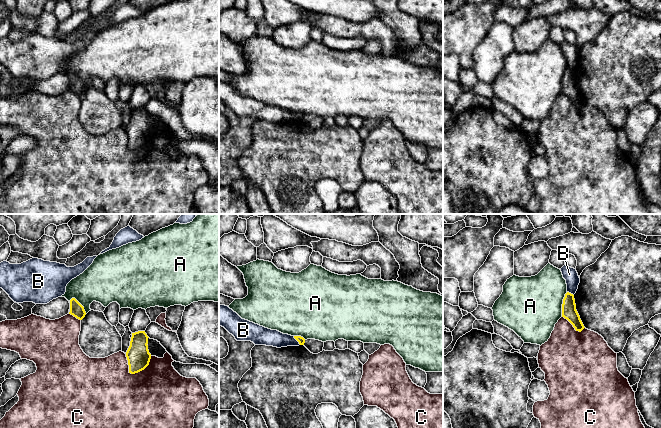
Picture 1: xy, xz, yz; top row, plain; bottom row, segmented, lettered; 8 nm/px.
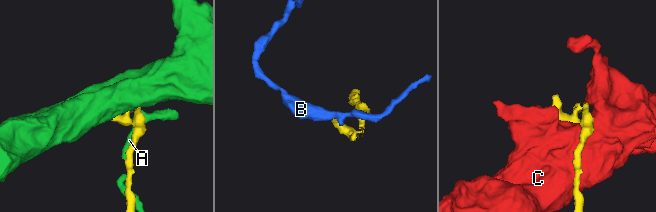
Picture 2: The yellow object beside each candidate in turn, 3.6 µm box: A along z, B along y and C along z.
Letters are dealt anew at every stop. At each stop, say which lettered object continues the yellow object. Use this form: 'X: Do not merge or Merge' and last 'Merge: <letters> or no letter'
A: Do not merge
B: Do not merge
C: Do not merge
Merge: no letter

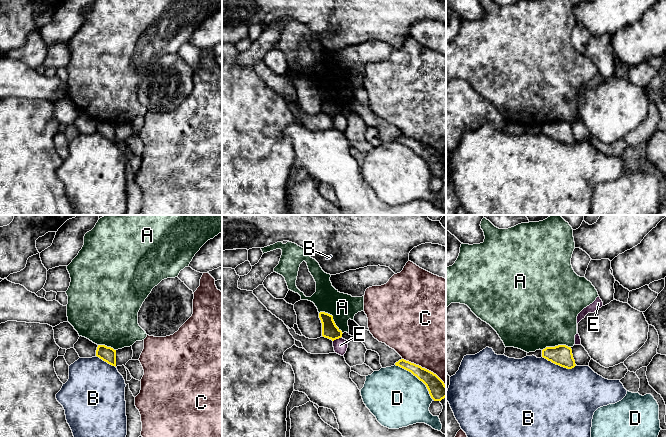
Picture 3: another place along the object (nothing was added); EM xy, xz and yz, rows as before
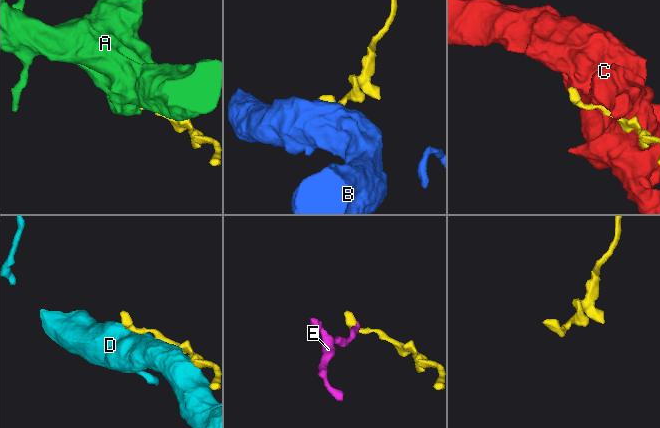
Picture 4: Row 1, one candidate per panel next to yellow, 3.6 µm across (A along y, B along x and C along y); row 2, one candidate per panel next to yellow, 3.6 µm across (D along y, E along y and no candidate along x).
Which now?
A: Do not merge
B: Do not merge
C: Do not merge
D: Do not merge
E: Do not merge
Merge: no letter

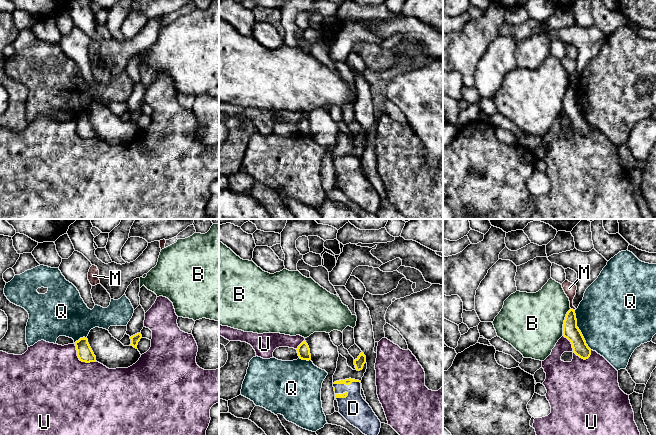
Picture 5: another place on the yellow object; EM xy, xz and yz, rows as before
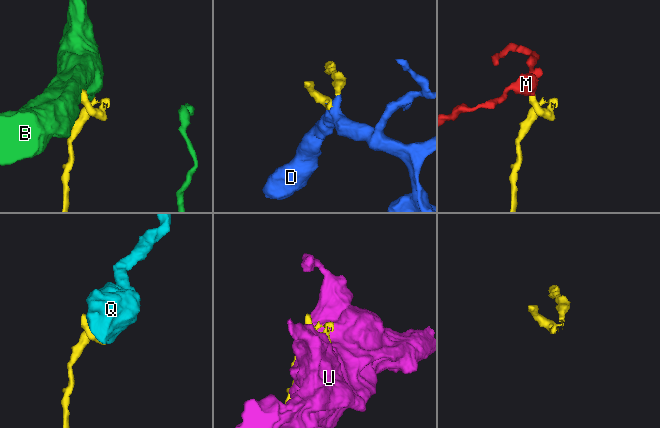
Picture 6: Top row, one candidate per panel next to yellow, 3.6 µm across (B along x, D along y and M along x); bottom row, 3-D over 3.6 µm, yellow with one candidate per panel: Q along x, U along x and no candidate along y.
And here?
B: Do not merge
D: Merge
M: Do not merge
Q: Do not merge
U: Do not merge
Merge: D

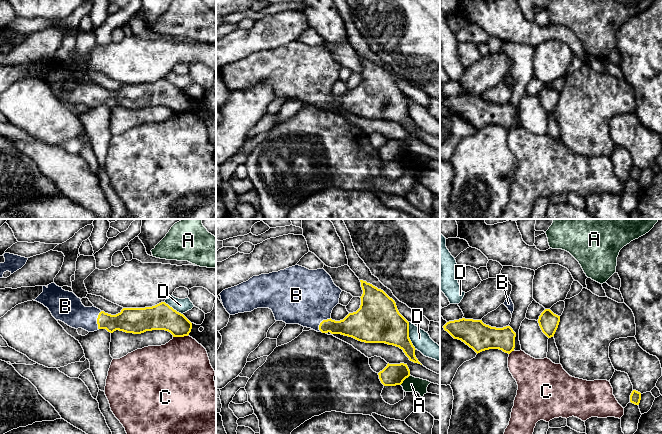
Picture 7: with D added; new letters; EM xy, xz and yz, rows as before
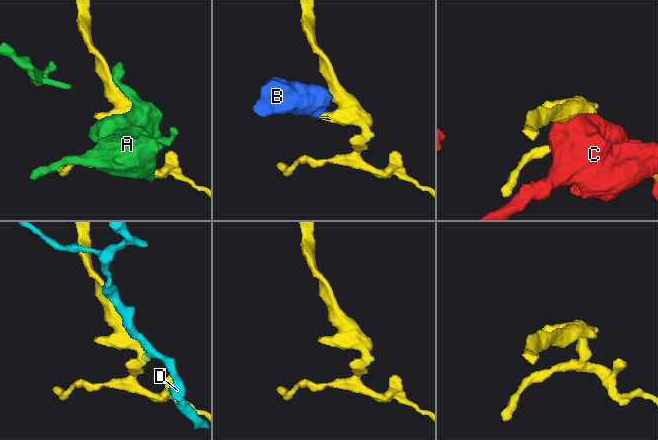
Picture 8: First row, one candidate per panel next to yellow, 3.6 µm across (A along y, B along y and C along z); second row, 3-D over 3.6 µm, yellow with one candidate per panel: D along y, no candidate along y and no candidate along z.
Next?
A: Do not merge
B: Merge
C: Do not merge
D: Do not merge
Merge: B

